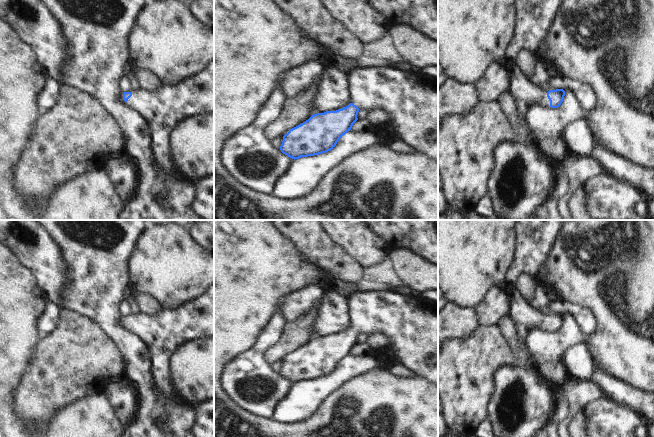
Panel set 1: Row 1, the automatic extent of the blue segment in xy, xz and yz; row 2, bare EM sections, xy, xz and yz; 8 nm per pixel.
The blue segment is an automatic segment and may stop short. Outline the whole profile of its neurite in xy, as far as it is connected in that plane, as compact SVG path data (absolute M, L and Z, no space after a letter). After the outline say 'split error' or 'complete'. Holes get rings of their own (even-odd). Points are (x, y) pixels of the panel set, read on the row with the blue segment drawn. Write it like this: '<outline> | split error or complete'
M214 62L202 73L157 91L124 92L123 99L151 125L154 154L162 170L182 177L173 159L171 135L183 121L214 114Z | split error

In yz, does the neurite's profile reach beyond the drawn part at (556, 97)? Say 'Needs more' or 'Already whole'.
Needs more

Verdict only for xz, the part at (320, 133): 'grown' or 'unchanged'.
grown

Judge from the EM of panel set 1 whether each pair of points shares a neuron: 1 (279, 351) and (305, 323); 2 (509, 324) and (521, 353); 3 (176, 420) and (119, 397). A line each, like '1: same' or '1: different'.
1: same
2: same
3: different

